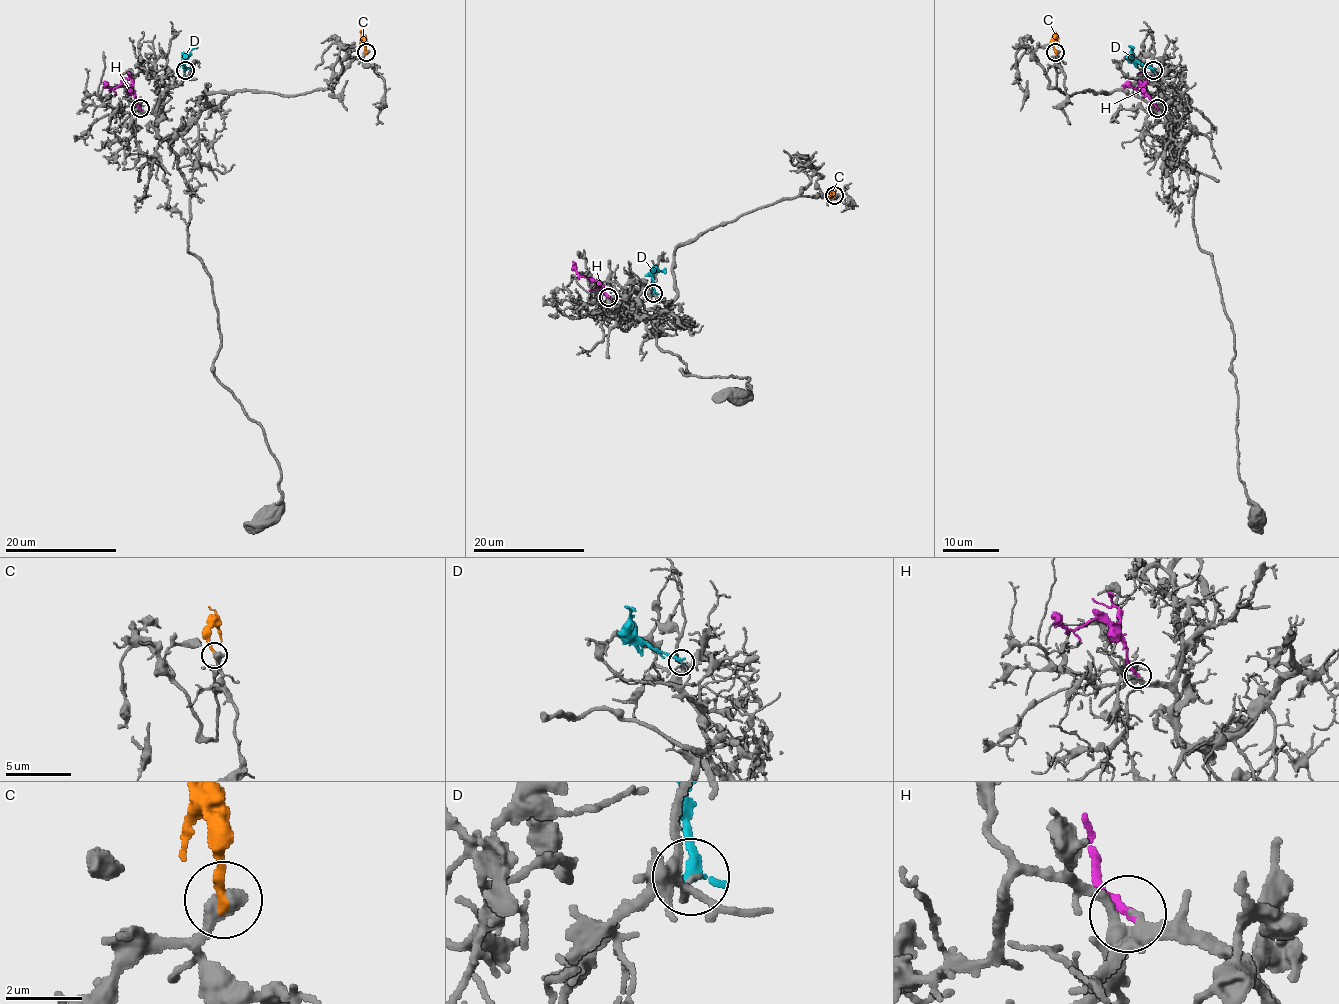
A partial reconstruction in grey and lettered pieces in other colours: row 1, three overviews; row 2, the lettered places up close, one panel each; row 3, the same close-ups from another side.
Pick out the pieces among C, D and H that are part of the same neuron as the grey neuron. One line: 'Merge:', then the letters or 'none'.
Merge: H

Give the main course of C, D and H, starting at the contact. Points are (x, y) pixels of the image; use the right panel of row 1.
C: (1055, 52), (1052, 31)
D: (1153, 70), (1135, 57), (1130, 46)
H: (1157, 108), (1139, 84), (1136, 88), (1122, 85)

